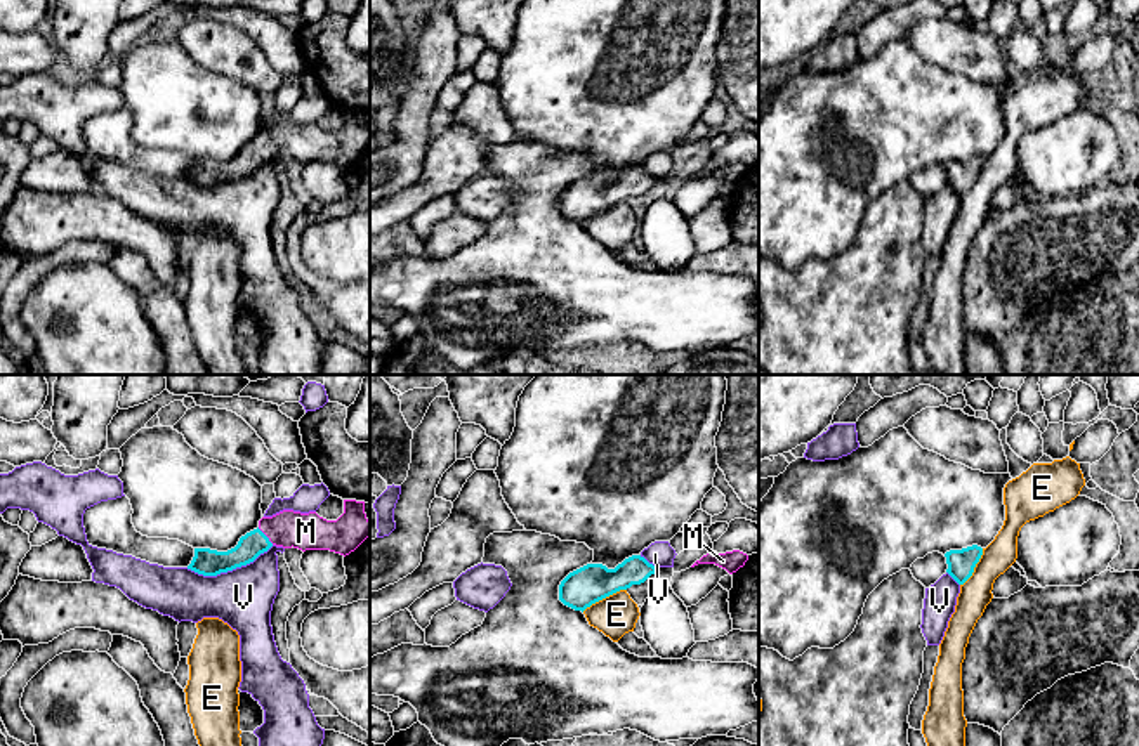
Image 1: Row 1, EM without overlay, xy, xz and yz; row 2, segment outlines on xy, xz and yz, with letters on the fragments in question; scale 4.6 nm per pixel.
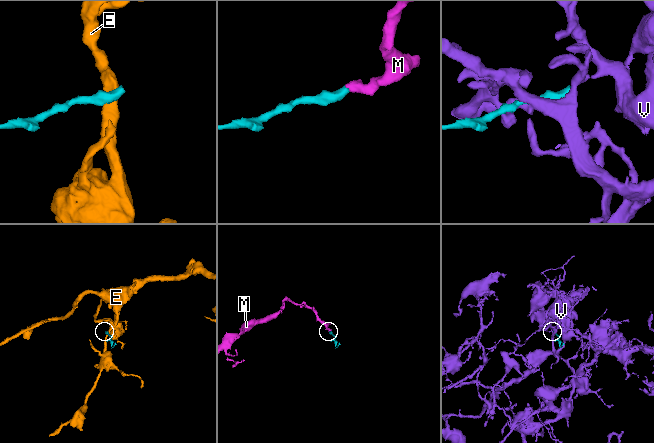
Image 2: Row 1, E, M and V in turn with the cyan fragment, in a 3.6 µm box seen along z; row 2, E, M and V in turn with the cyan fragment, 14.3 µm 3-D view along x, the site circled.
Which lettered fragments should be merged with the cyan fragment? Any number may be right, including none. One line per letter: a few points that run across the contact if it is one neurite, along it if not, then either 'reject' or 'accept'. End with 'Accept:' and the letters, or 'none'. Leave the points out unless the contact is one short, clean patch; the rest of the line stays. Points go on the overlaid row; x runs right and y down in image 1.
E: xz (625, 588), (592, 602), (582, 611) | reject
M: xy (254, 543), (266, 536), (306, 531) | accept
V: reject
Accept: M

